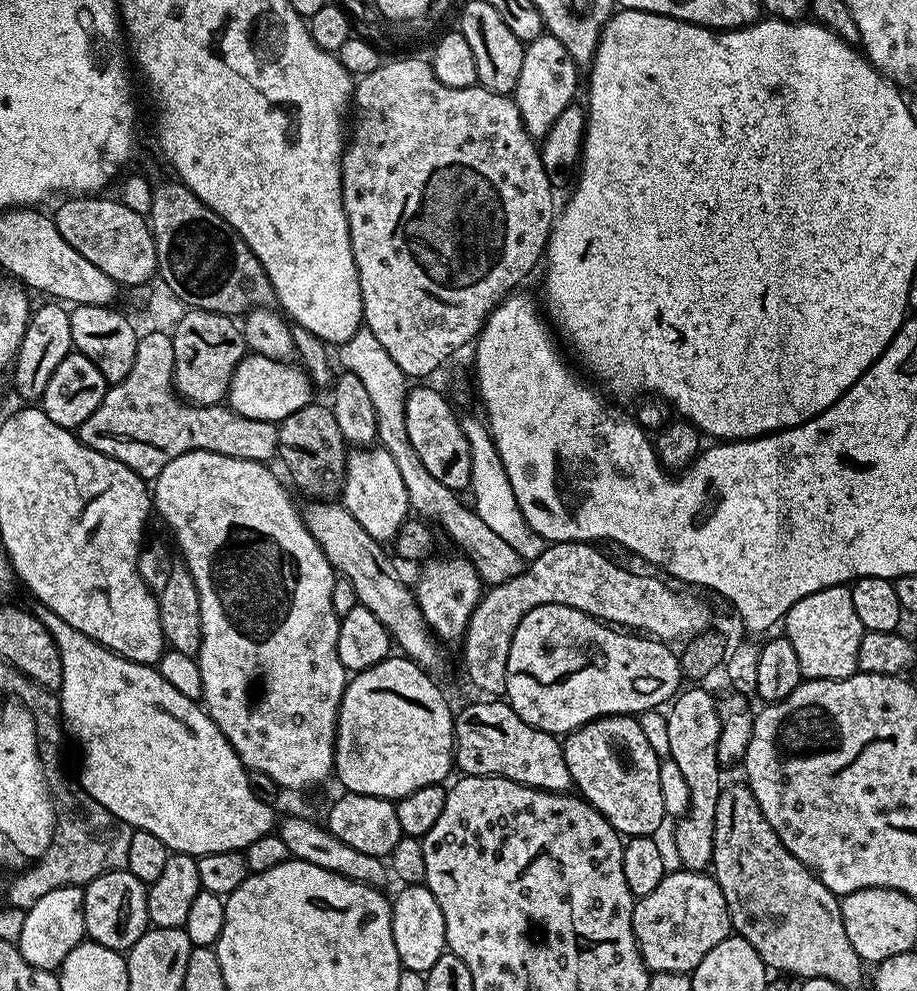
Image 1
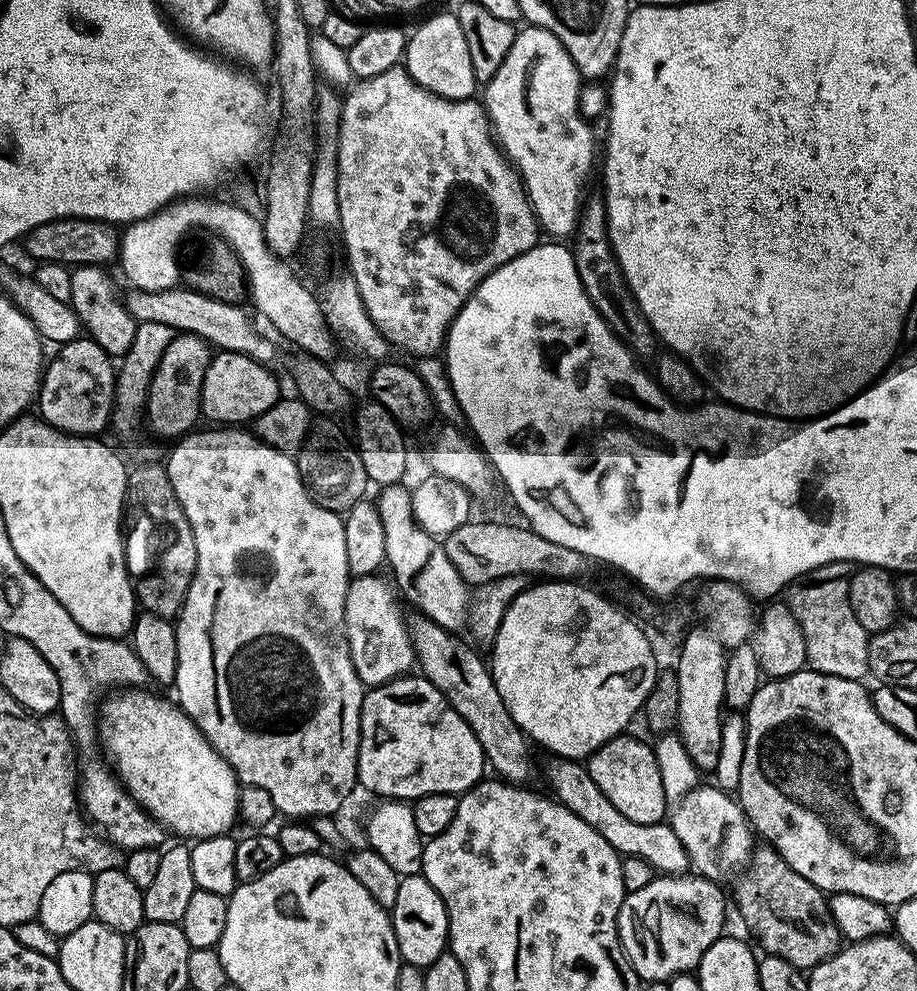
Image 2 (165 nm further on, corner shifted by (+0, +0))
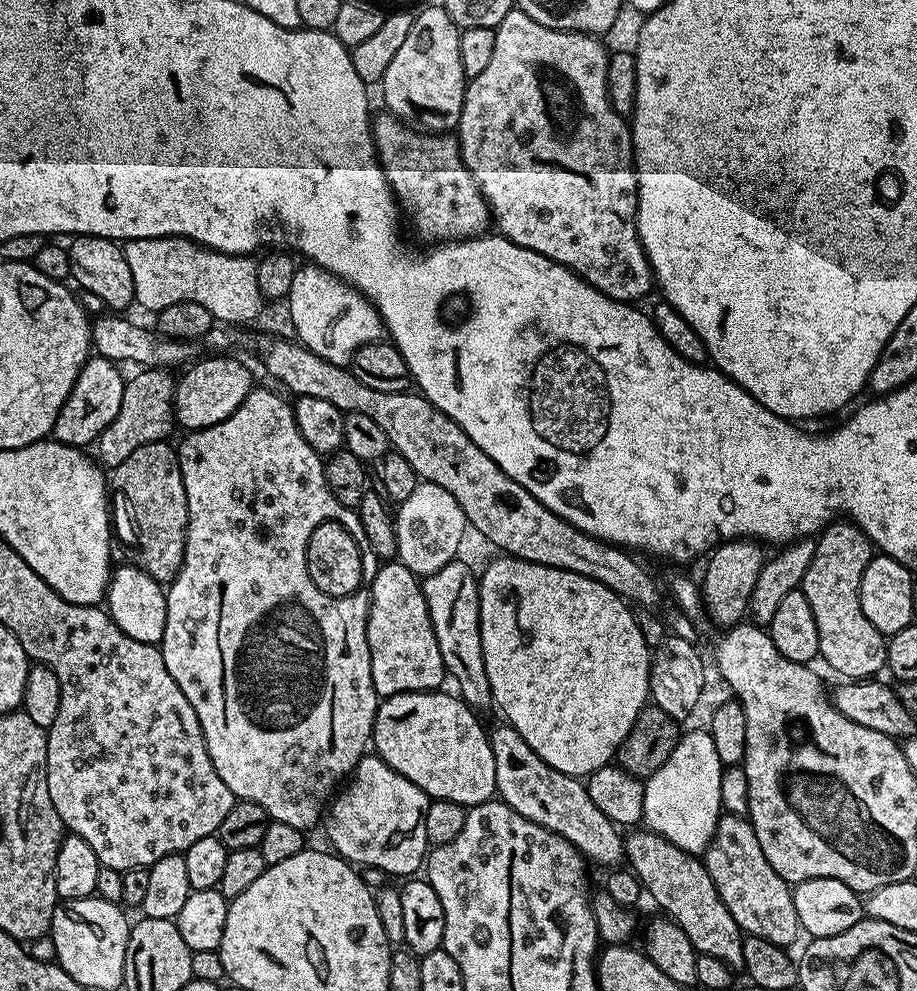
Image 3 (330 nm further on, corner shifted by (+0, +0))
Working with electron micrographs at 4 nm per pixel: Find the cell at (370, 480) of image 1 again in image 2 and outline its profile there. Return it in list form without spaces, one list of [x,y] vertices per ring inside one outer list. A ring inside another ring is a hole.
[[[403,483],[392,484],[389,488],[380,488],[378,494],[380,497],[375,497],[374,503],[378,514],[382,518],[382,530],[386,532],[386,564],[390,569],[392,567],[392,572],[396,575],[396,580],[394,579],[395,587],[398,589],[399,595],[403,597],[405,601],[409,600],[410,603],[416,607],[415,611],[421,616],[430,618],[438,626],[442,626],[448,632],[459,633],[461,631],[460,627],[467,625],[470,620],[470,596],[468,600],[468,592],[470,592],[470,585],[462,578],[462,574],[458,574],[458,570],[454,570],[454,562],[450,562],[450,558],[446,558],[446,550],[444,549],[443,543],[438,542],[437,537],[432,536],[430,533],[424,531],[420,528],[418,522],[415,520],[415,516],[412,513],[412,493],[408,488],[404,489],[405,485]]]

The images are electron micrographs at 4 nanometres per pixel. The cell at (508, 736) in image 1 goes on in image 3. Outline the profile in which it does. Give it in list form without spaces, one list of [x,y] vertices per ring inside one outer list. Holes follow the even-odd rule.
[[[640,830],[629,831],[632,833],[624,836],[624,854],[627,867],[640,879],[641,889],[652,895],[663,915],[686,930],[686,938],[690,938],[699,955],[718,958],[733,970],[743,969],[745,934],[719,897],[703,859],[678,850],[674,842],[662,838],[657,832],[636,831]]]

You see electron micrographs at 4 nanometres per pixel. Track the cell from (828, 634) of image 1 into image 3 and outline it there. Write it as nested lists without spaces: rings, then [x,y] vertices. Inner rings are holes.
[[[833,522],[819,533],[816,553],[804,575],[806,601],[818,628],[819,659],[825,660],[848,682],[867,680],[884,672],[888,662],[888,640],[862,614],[860,587],[862,574],[872,561],[874,545],[868,535],[851,522]]]

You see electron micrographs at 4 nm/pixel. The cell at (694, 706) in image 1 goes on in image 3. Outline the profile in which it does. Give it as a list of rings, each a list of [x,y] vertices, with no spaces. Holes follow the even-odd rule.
[[[721,542],[713,547],[707,557],[709,560],[704,568],[704,580],[699,581],[700,594],[704,598],[705,613],[724,624],[720,626],[731,626],[745,619],[754,582],[758,582],[758,574],[766,559],[763,550],[763,547],[752,542]]]

